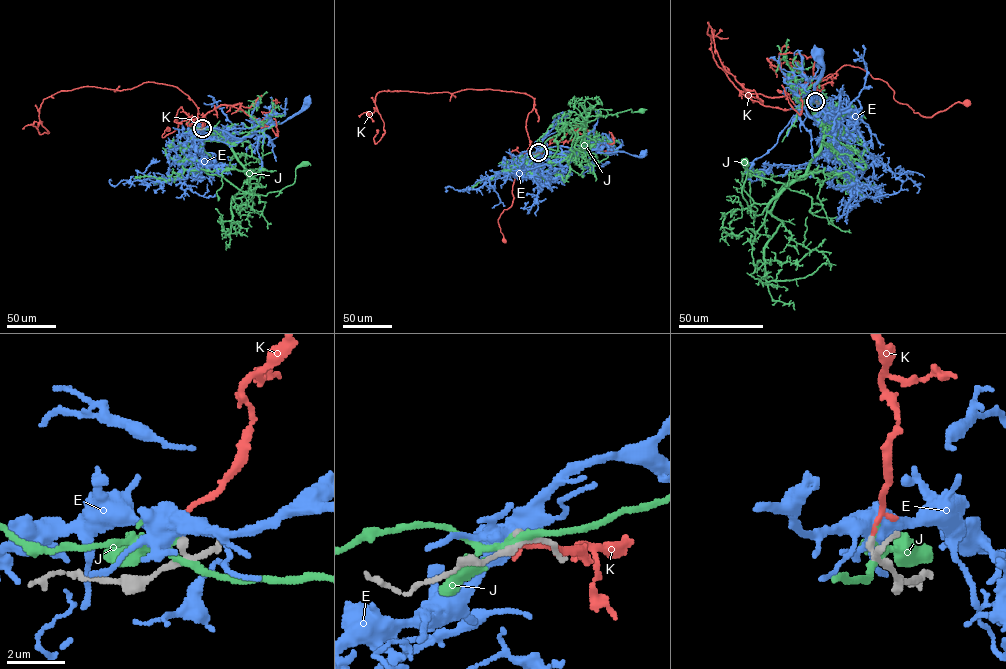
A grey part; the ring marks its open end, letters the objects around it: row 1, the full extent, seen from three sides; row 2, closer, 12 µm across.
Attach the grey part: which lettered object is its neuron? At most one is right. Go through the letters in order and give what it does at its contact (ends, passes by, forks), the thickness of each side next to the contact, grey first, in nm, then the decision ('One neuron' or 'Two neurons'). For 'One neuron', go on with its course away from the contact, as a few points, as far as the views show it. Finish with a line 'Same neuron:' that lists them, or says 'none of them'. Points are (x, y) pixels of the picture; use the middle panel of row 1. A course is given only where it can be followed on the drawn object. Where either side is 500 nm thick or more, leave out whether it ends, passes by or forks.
E: Thickness 170 nm (grey) against 600 nm. Two neurons
J: It forks there. Thickness 240 nm (grey) against 200 nm. Two neurons
K: It passes by. Thickness 180 nm (grey) against 110 nm. One neuron. Its course: (538, 152), (542, 152), (539, 146), (532, 145), (521, 160), (512, 186), (512, 204), (498, 221), (504, 241)
Same neuron: K

